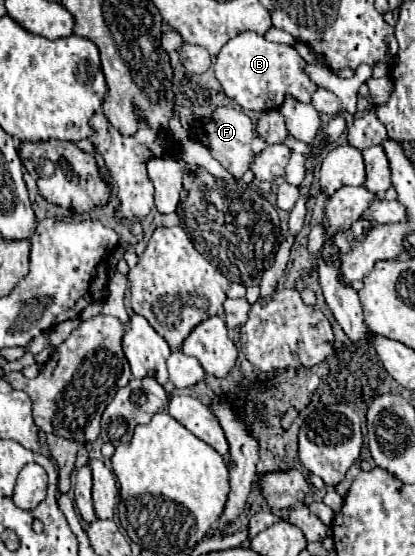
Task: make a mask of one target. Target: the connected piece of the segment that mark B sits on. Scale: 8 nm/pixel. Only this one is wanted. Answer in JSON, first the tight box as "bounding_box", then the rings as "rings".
{"bounding_box":[214,31,318,113],"rings":[[[244,31],[222,47],[222,51],[216,57],[214,71],[216,79],[220,81],[224,93],[230,99],[234,99],[246,111],[262,113],[280,109],[288,97],[298,99],[302,103],[310,103],[318,87],[310,81],[306,65],[308,63],[298,55],[298,51],[292,45],[270,43],[254,31]]]}

